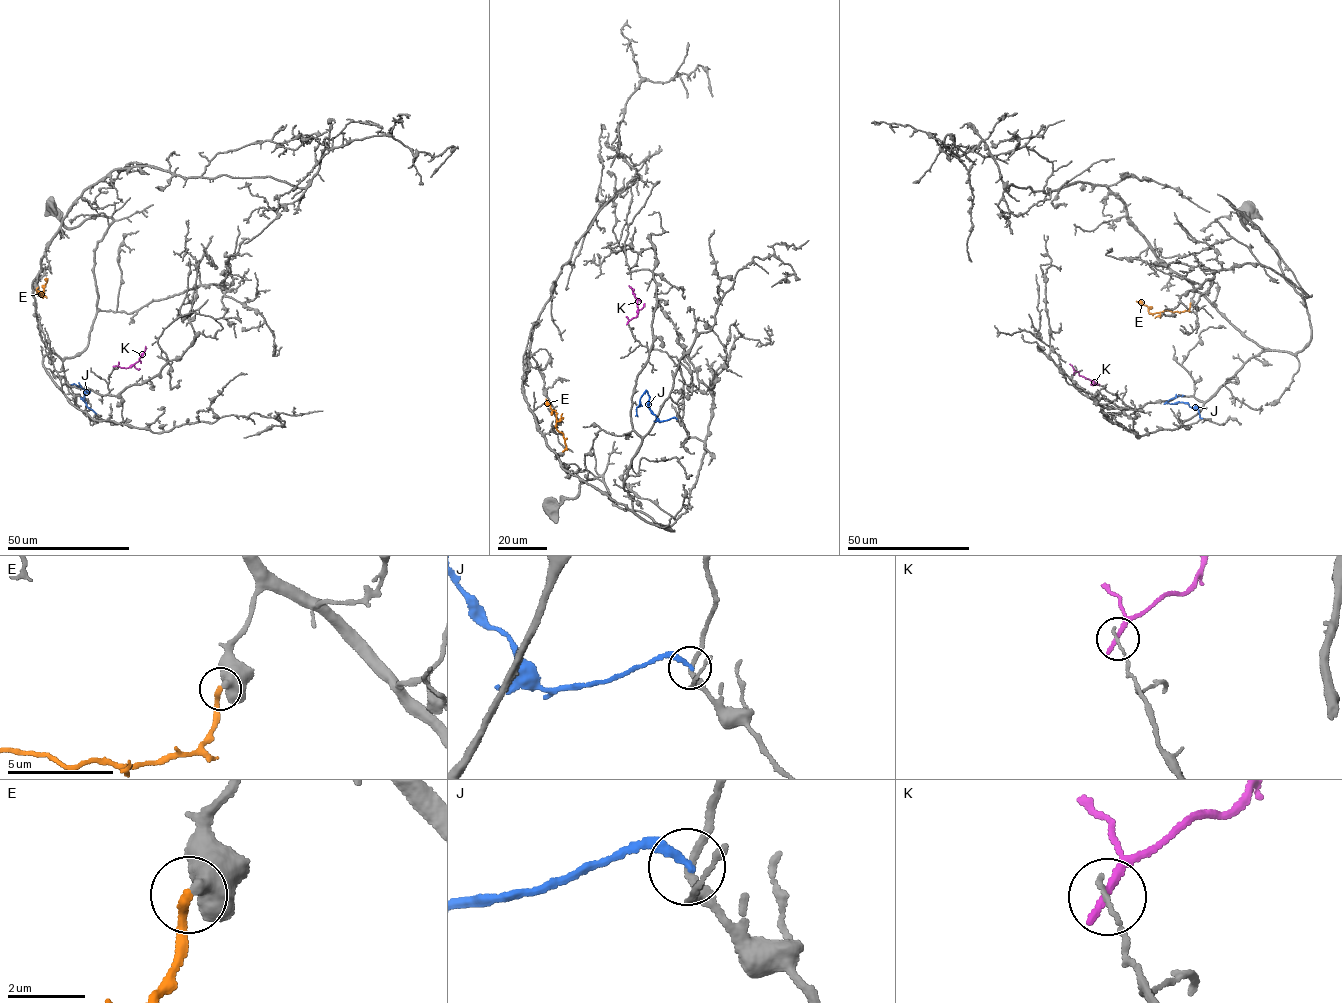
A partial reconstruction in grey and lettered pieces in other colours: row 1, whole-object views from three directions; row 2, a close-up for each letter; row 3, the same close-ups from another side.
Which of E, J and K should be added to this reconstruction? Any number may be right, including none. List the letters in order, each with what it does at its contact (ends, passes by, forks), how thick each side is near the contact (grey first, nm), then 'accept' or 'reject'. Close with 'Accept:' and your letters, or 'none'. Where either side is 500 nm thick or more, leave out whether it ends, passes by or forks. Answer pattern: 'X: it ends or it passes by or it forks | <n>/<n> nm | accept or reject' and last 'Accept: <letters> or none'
E: it ends | 360/240 nm | accept
J: it ends | 160/190 nm | reject
K: it ends | 120/240 nm | reject
Accept: E

